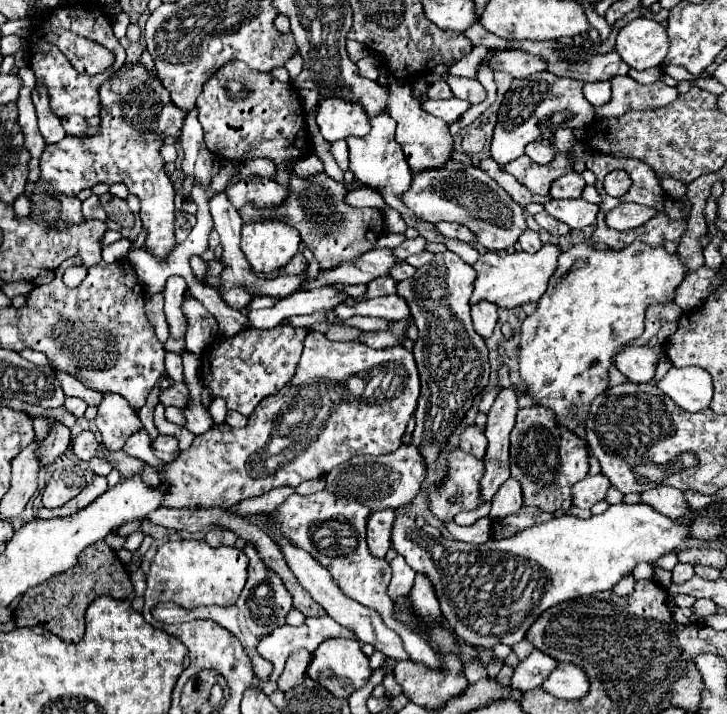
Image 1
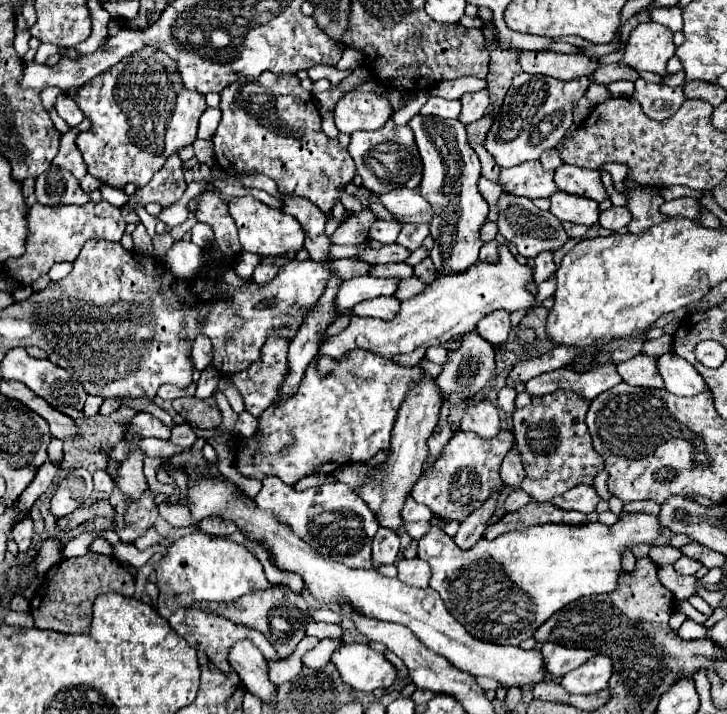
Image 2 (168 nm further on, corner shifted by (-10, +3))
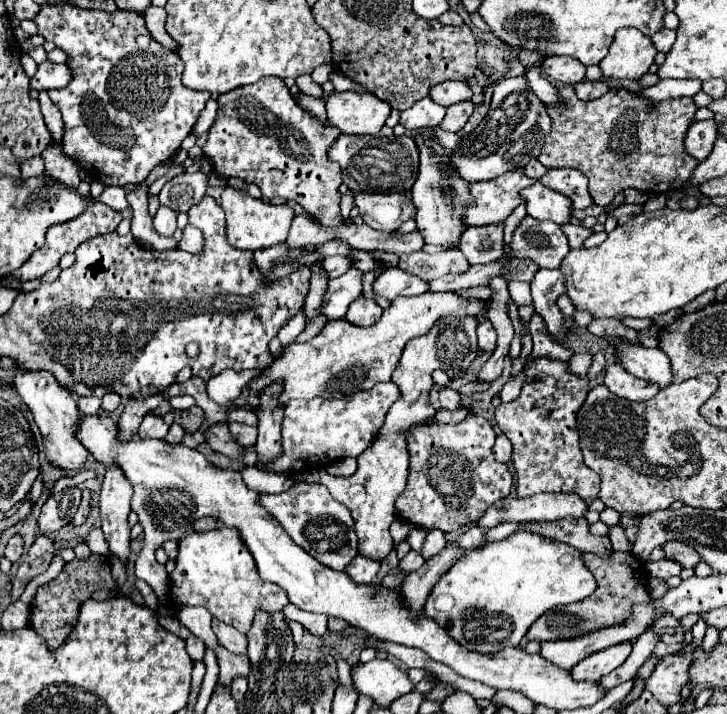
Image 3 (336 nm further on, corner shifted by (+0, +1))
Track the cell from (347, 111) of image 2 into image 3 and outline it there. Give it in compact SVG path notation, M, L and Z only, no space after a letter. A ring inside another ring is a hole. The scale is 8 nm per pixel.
M352 90L334 92L326 100L328 122L342 134L378 134L390 110L390 104L382 102L378 96Z

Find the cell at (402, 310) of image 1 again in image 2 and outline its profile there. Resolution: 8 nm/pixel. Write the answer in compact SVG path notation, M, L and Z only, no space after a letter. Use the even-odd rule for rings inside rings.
M372 298L368 302L360 302L354 308L356 316L372 316L380 320L390 320L400 310L398 298Z

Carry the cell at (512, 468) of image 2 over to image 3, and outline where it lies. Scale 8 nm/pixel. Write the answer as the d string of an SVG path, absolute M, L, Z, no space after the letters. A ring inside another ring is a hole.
M500 434L494 444L494 458L498 462L510 462L510 454L512 454L512 444L504 434Z

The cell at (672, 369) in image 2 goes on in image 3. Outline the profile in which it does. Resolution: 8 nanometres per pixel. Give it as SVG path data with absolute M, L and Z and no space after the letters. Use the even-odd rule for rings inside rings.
M622 340L620 344L616 344L616 350L618 350L620 364L630 374L642 380L650 380L652 384L658 384L660 388L666 388L672 384L670 358L660 348L634 346L628 340Z

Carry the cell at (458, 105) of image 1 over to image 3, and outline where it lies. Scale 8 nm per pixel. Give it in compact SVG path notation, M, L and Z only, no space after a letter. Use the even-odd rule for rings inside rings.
M430 98L418 100L412 108L400 112L400 124L406 130L418 130L426 126L438 126L446 114L446 108L432 102Z

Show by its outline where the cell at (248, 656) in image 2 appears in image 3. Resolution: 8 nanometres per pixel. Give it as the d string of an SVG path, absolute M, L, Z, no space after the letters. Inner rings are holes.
M212 620L212 628L214 634L218 638L218 644L222 644L222 648L226 648L228 652L234 654L246 654L246 636L240 634L236 628L222 624L218 620Z

